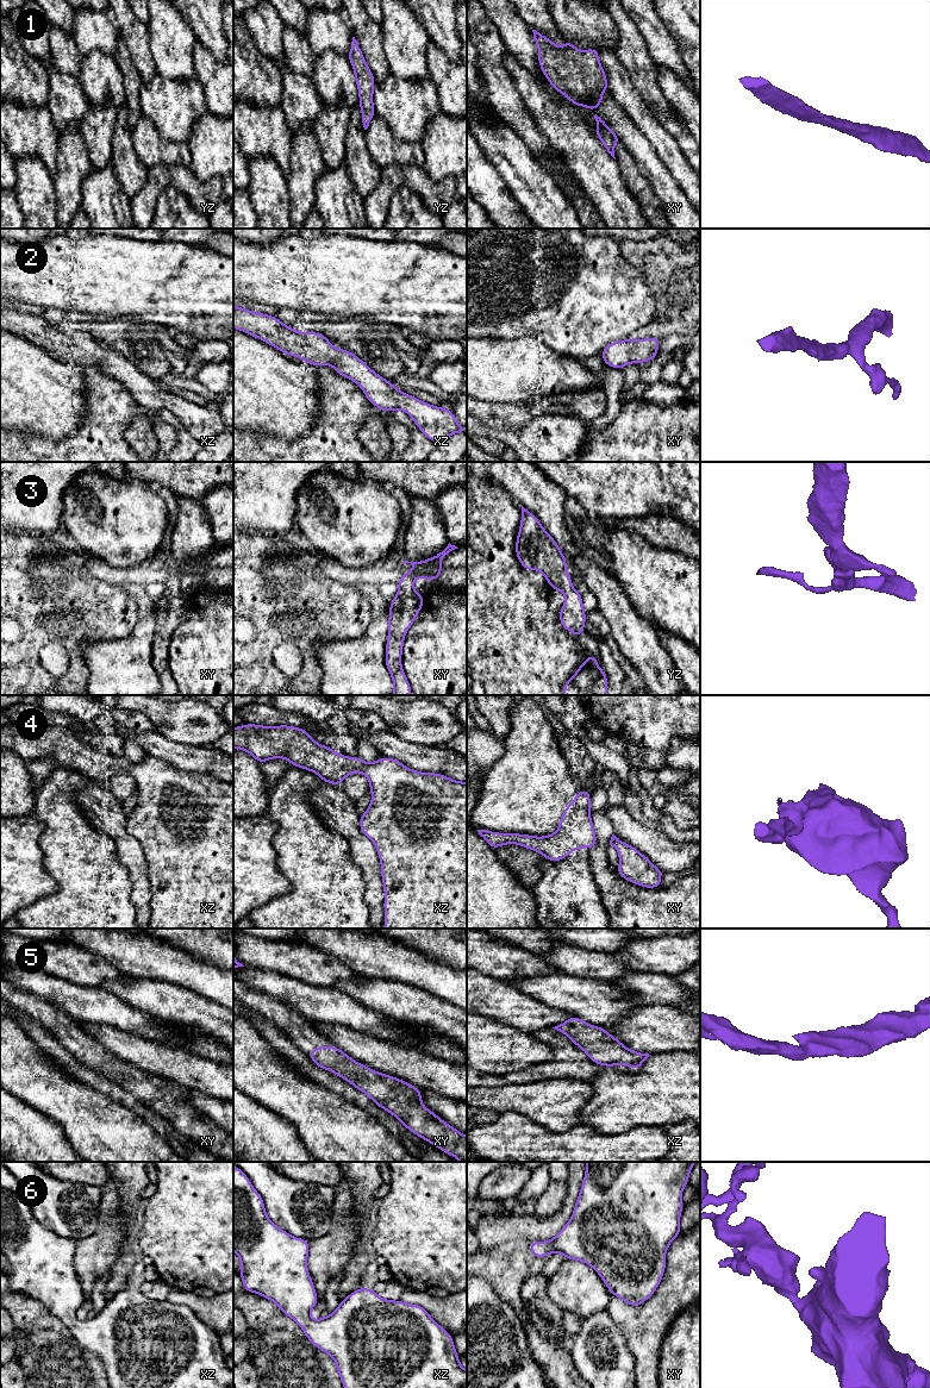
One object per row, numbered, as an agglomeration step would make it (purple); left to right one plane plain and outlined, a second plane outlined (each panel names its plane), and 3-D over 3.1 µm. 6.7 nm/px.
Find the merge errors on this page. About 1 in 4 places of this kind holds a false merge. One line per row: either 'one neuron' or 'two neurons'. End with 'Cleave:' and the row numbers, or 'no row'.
1: one neuron
2: one neuron
3: one neuron
4: one neuron
5: one neuron
6: one neuron
Cleave: no row

